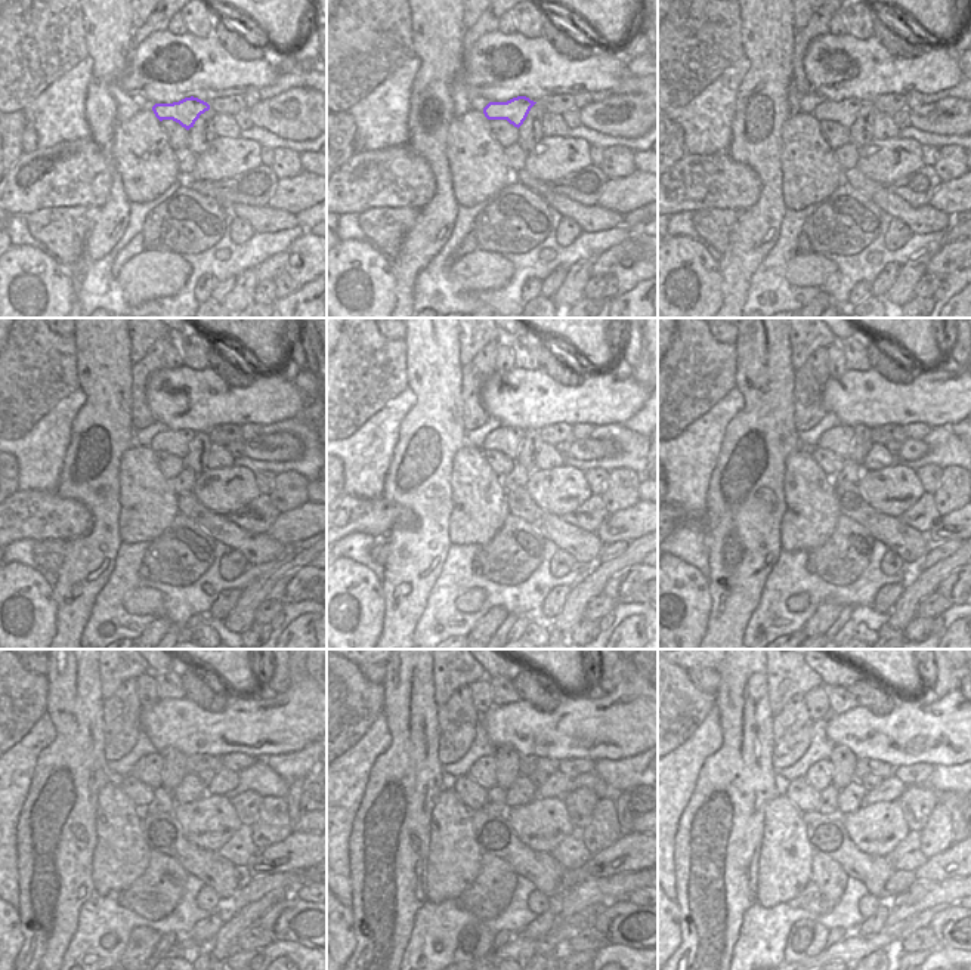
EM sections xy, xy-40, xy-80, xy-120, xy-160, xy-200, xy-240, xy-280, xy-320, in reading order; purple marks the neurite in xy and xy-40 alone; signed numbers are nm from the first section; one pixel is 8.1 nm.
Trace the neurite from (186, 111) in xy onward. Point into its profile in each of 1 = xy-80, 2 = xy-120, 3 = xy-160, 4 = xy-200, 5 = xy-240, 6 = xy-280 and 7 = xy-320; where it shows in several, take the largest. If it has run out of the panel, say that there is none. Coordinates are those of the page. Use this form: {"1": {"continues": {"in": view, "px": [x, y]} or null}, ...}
{"1": {"continues": {"in": "xy-80", "px": [844, 113]}}, "2": {"continues": {"in": "xy-120", "px": [176, 441]}}, "3": {"continues": {"in": "xy-160", "px": [506, 439]}}, "4": {"continues": {"in": "xy-200", "px": [837, 438]}}, "5": {"continues": {"in": "xy-240", "px": [148, 769]}}, "6": {"continues": {"in": "xy-280", "px": [482, 771]}}, "7": {"continues": {"in": "xy-320", "px": [819, 775]}}}

